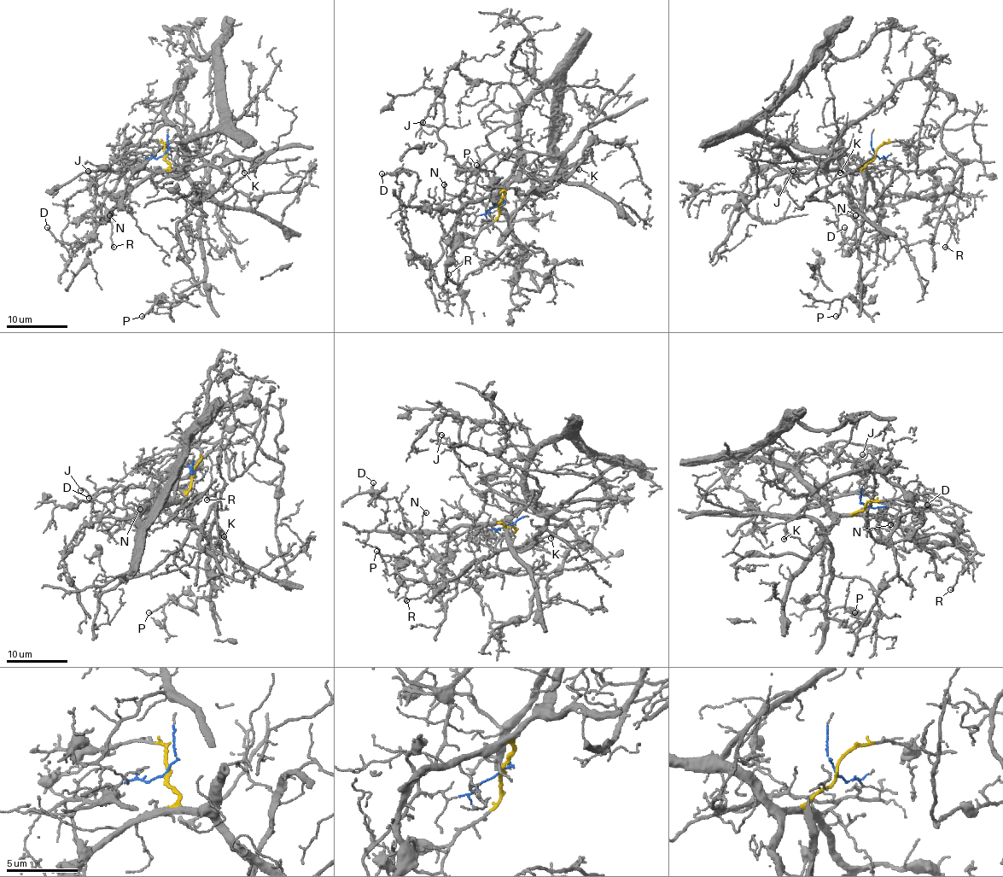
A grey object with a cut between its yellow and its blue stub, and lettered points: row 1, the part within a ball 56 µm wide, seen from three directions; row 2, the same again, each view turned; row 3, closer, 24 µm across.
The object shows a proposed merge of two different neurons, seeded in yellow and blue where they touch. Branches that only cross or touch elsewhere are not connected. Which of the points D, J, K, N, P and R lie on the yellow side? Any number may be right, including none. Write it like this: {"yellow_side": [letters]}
{"yellow_side": ["D", "N", "R"]}

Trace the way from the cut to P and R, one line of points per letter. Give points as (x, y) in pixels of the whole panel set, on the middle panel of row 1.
P: (499, 205), (464, 211), (490, 157), (558, 159), (538, 194), (497, 188), (476, 165)
R: (499, 205), (501, 192), (469, 201), (459, 211), (453, 261), (441, 288), (449, 274)

